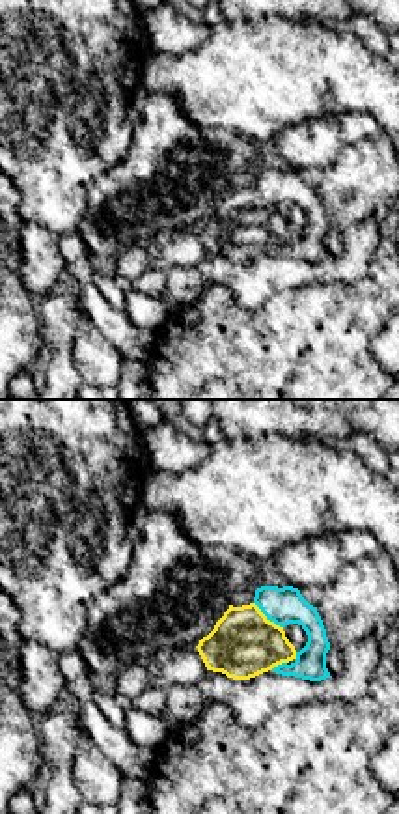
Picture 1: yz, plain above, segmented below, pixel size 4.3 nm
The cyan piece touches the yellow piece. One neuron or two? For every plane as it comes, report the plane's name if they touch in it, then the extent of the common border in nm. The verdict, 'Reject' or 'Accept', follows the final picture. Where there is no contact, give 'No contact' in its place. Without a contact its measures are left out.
Touches cyan in yz. Shared border 170 nm

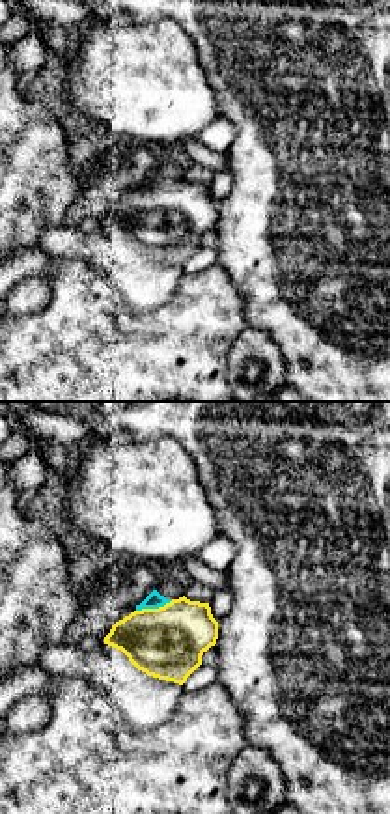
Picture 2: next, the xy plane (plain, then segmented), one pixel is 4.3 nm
Touches cyan in xy. Shared border 170 nm

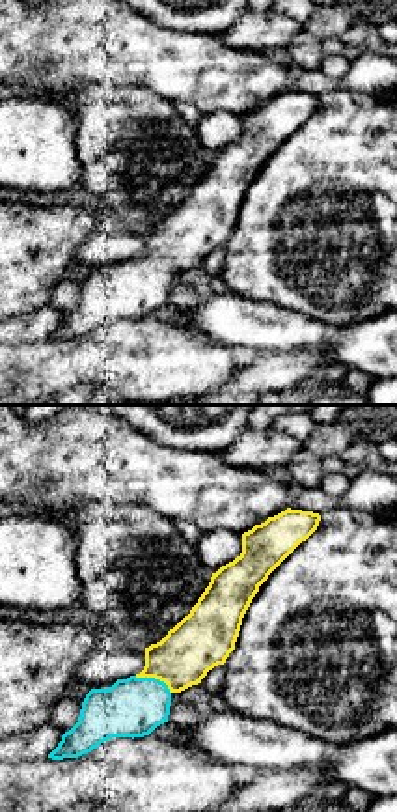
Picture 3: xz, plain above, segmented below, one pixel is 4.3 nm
Touches cyan in xz. Shared border 180 nm

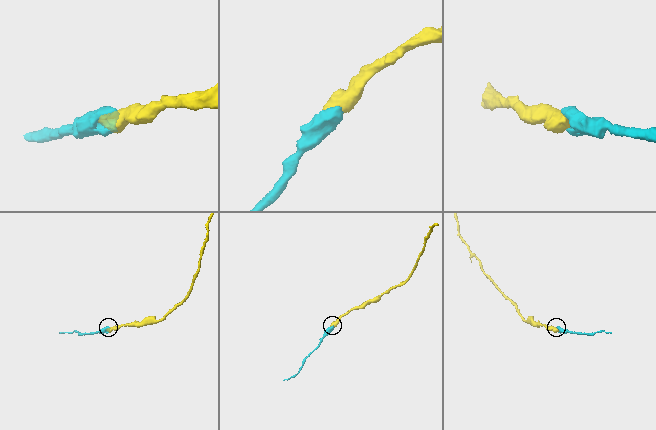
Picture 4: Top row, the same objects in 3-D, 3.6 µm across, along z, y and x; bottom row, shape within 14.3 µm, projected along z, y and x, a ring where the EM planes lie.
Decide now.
Accept

